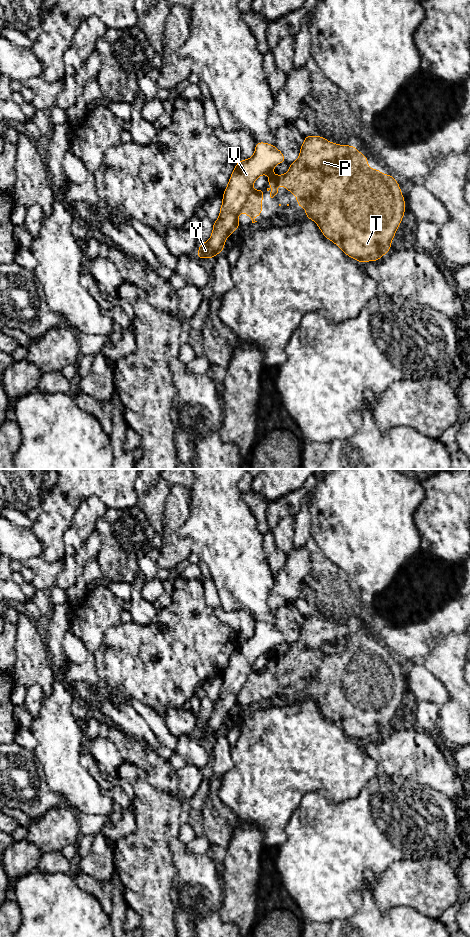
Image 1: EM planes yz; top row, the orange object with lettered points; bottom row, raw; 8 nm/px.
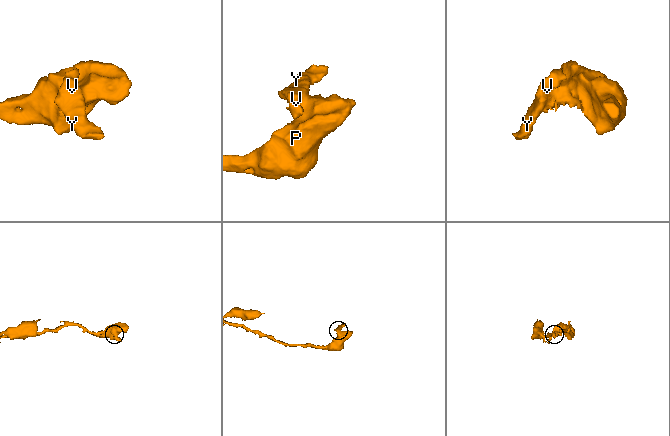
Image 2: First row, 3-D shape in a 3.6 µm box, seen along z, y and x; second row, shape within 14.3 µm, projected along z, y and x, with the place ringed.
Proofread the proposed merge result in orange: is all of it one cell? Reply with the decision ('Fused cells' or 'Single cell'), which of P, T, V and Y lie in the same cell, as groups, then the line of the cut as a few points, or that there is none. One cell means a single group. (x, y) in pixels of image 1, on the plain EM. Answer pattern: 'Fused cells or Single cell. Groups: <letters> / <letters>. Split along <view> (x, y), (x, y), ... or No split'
Fused cells. Groups: P T / V Y. Split along yz (252, 671), (239, 691)

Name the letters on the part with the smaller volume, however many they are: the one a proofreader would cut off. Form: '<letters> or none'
V, Y

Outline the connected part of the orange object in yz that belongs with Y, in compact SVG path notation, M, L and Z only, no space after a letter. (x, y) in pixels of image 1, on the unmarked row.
M257 622L255 633L250 639L238 641L230 661L223 673L220 695L213 703L213 712L206 723L201 723L197 738L214 738L224 731L225 720L237 710L237 698L254 661L262 654L272 654L276 644L284 643L285 637L275 625Z

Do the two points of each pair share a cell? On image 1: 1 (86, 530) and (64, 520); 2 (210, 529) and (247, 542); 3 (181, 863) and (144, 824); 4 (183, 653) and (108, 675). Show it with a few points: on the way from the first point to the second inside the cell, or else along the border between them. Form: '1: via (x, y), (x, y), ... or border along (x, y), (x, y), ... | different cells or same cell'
1: border along (81, 501), (74, 513), (72, 525) | different cells
2: via (219, 530), (231, 542), (238, 542) | same cell
3: border along (171, 837), (170, 857), (176, 876) | different cells
4: via (164, 659), (153, 665), (127, 667) | same cell

